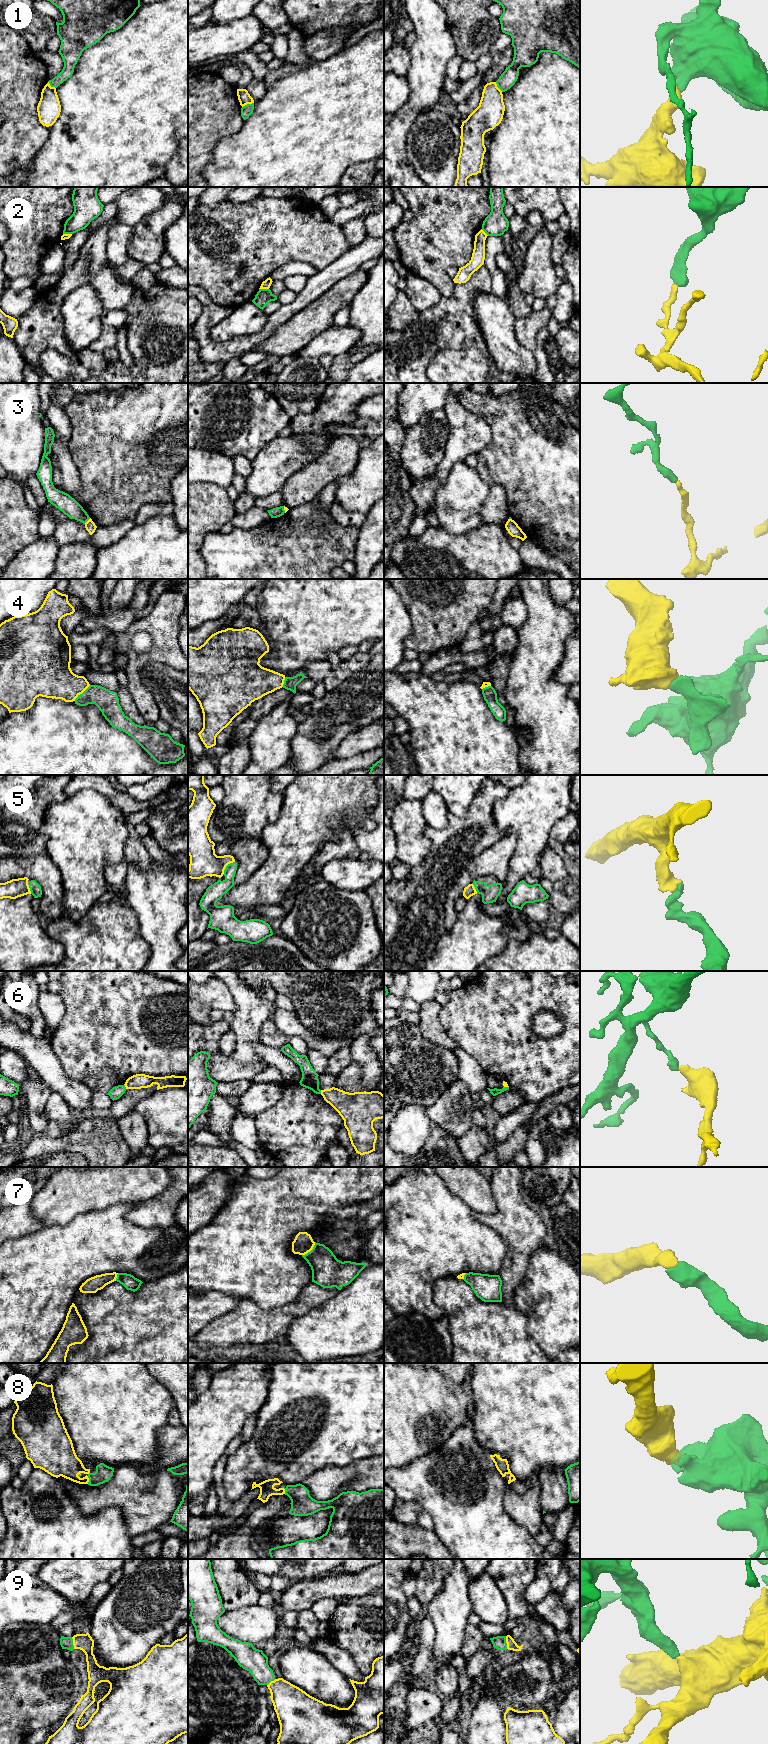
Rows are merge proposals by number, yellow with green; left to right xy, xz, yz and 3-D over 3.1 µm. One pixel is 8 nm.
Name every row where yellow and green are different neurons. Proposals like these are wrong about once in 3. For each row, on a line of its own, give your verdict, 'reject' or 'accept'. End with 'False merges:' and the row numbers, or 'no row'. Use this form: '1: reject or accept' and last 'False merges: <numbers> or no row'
1: reject
2: reject
3: reject
4: reject
5: accept
6: reject
7: accept
8: accept
9: accept
False merges: 1, 2, 3, 4, 6

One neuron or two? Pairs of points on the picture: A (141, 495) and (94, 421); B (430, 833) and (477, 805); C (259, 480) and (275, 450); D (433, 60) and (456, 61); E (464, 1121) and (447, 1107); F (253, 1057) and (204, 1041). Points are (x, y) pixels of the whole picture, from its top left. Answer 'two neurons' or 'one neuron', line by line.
A: one neuron
B: one neuron
C: one neuron
D: two neurons
E: one neuron
F: two neurons

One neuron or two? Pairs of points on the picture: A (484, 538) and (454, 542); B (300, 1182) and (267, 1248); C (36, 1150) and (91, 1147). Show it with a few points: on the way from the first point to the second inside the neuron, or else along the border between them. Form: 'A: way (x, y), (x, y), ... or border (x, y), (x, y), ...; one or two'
A: way (477, 542), (461, 542); one
B: way (291, 1198), (267, 1222), (267, 1232); one
C: way (50, 1145), (77, 1145); one

